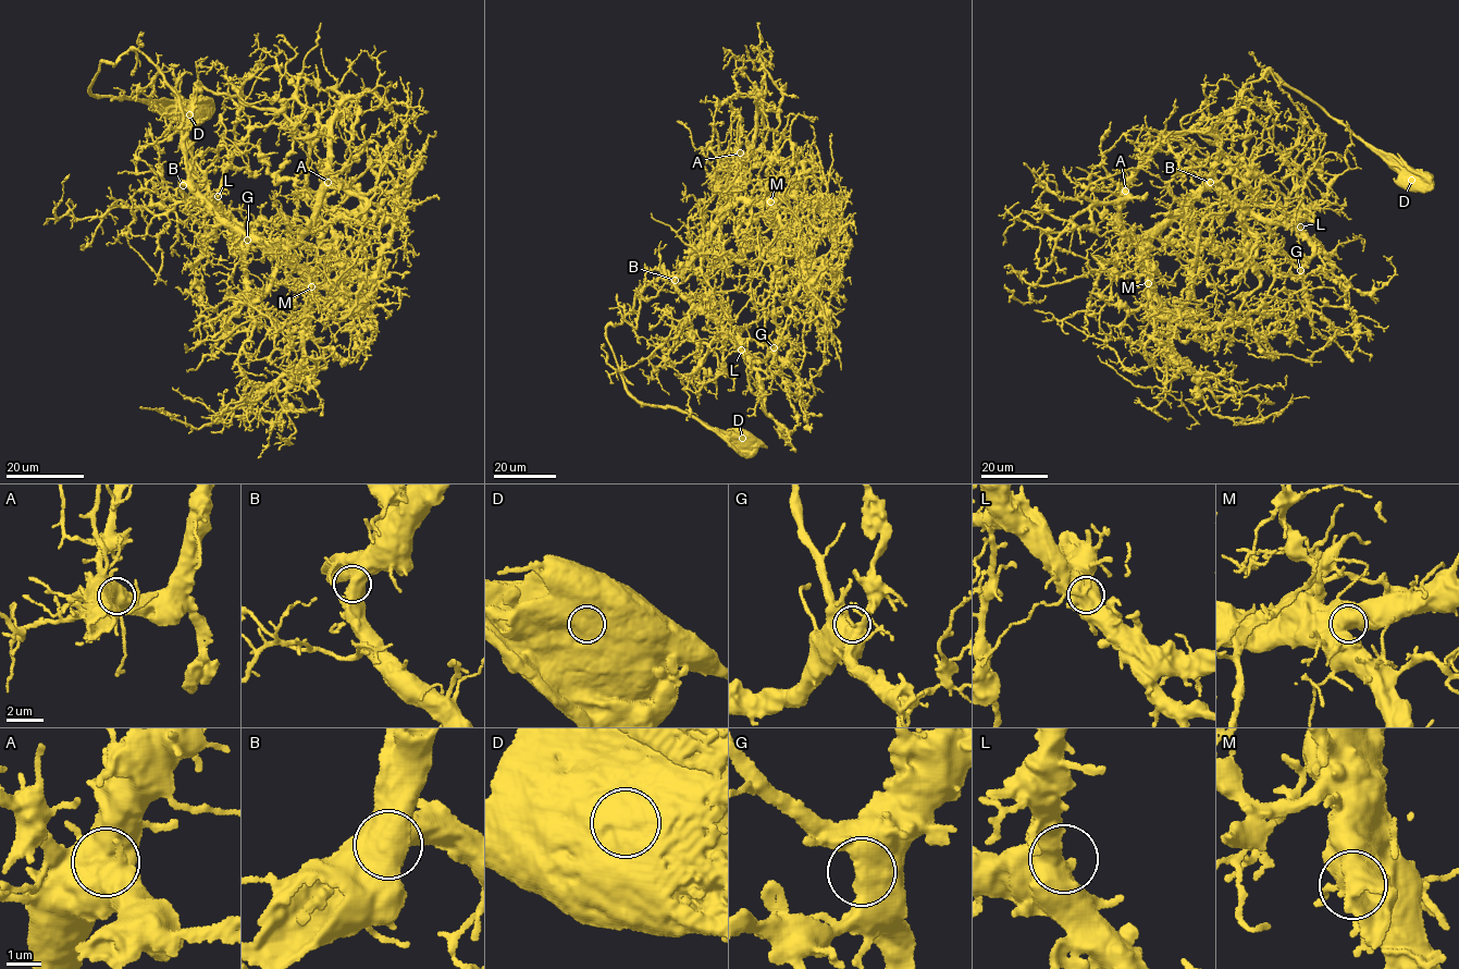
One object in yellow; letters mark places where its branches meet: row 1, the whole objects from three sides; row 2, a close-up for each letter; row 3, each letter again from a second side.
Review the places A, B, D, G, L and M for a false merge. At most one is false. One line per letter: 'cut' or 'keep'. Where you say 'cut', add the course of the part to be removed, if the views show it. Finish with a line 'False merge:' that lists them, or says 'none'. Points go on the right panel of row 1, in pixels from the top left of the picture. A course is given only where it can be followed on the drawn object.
A: keep
B: keep
D: keep
G: keep
L: keep
M: keep
False merge: none

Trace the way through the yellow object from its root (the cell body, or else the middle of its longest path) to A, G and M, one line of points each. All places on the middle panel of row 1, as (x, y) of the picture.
A: (744, 441), (642, 404), (606, 331), (641, 289), (676, 278), (700, 247), (738, 181), (740, 152)
G: (744, 441), (642, 404), (606, 328), (621, 322), (641, 289), (674, 276), (749, 356), (774, 347)
M: (744, 441), (642, 404), (606, 328), (621, 322), (641, 289), (676, 278), (737, 203), (770, 201)

